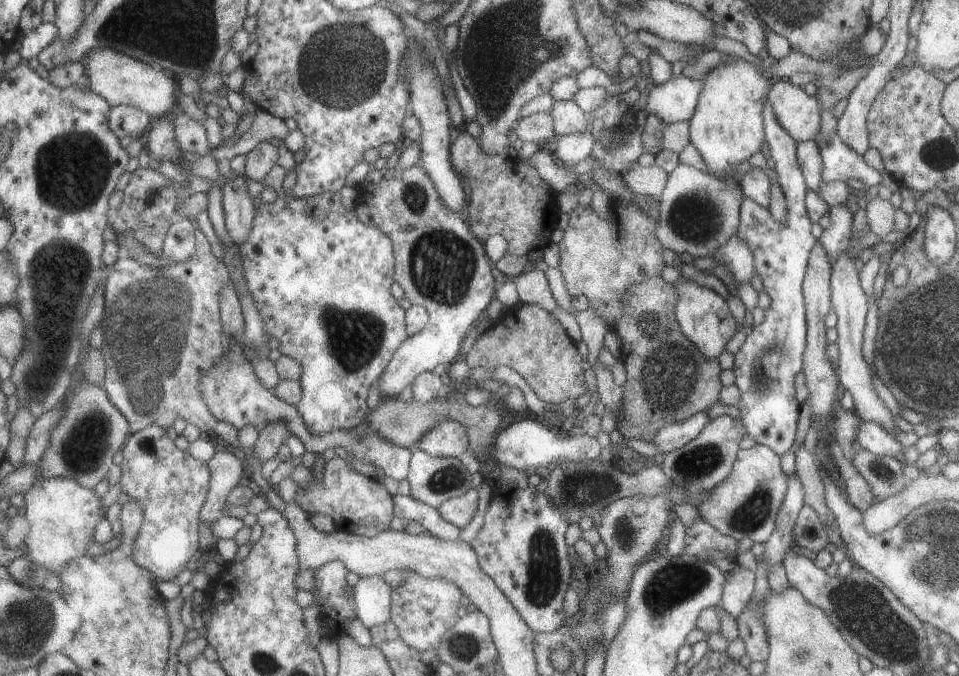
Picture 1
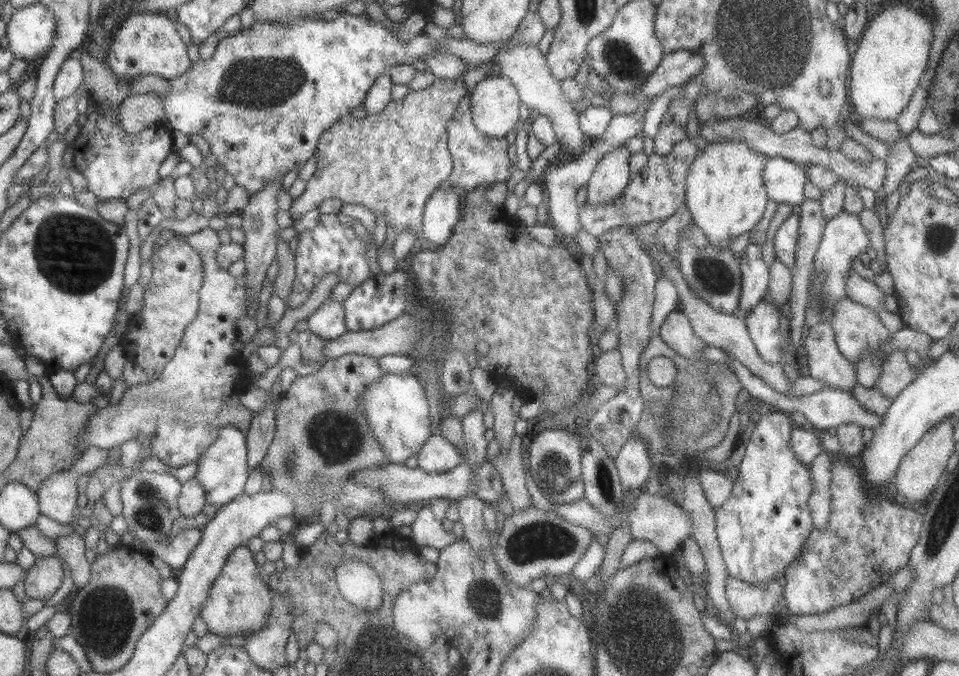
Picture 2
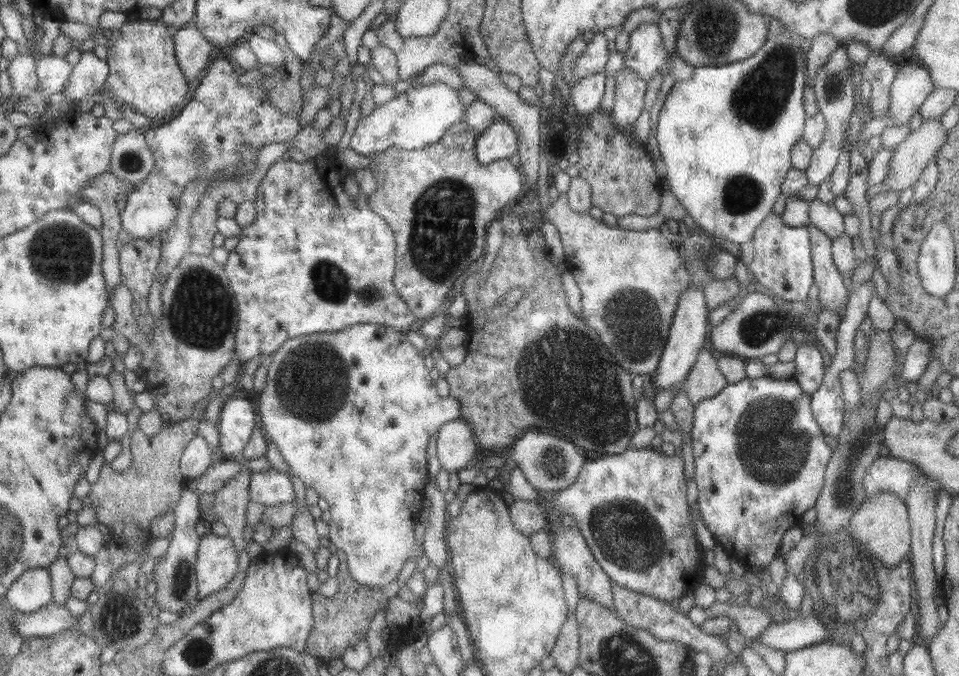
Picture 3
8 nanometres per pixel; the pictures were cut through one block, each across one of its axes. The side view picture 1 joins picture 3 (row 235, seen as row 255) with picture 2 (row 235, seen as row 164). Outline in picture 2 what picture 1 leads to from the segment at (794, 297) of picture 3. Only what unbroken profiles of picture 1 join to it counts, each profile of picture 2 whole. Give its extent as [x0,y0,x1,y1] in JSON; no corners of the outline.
[774,210,799,270]

